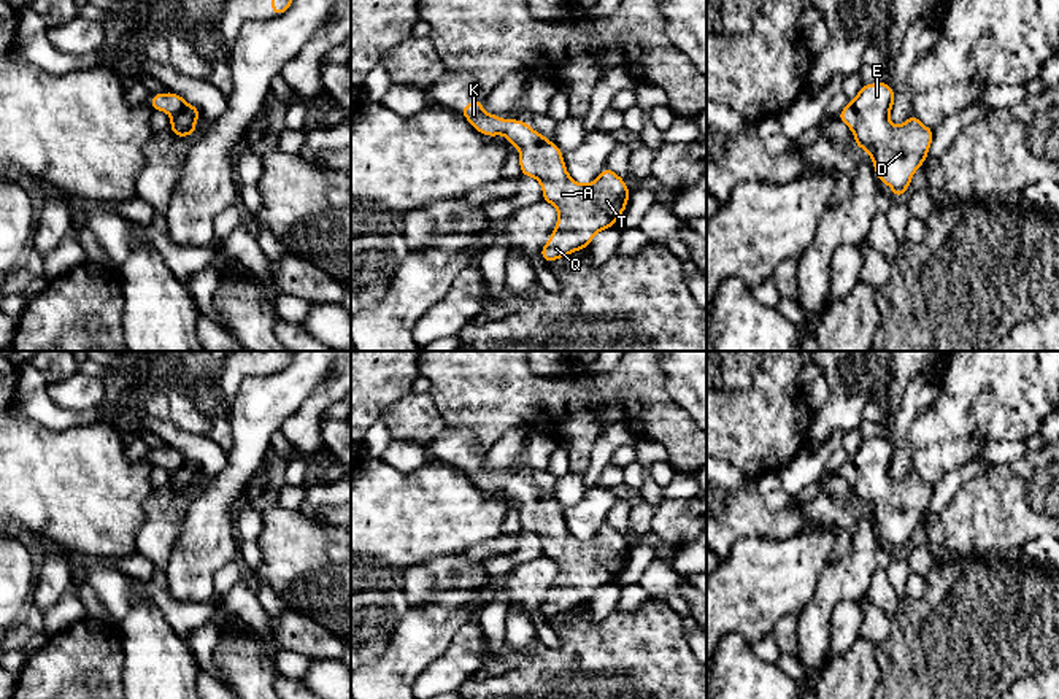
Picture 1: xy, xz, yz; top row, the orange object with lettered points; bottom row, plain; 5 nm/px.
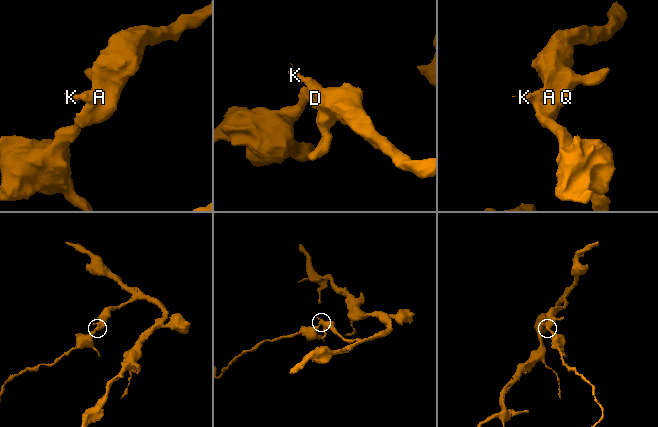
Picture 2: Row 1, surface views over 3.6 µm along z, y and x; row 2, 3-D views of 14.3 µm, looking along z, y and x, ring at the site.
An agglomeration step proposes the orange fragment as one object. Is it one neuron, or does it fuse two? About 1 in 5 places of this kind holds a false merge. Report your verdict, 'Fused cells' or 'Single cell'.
Single cell

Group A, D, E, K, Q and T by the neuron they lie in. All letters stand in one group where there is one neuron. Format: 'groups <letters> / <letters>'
groups A D E K Q T

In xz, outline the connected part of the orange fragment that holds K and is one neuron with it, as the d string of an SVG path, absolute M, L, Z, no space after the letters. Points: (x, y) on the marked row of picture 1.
M472 100L459 111L483 135L505 135L510 146L519 146L521 175L535 178L545 202L557 208L559 218L540 256L546 261L586 249L594 235L616 224L629 202L629 187L608 167L589 184L576 183L567 172L562 151L532 126L483 111L481 100Z

